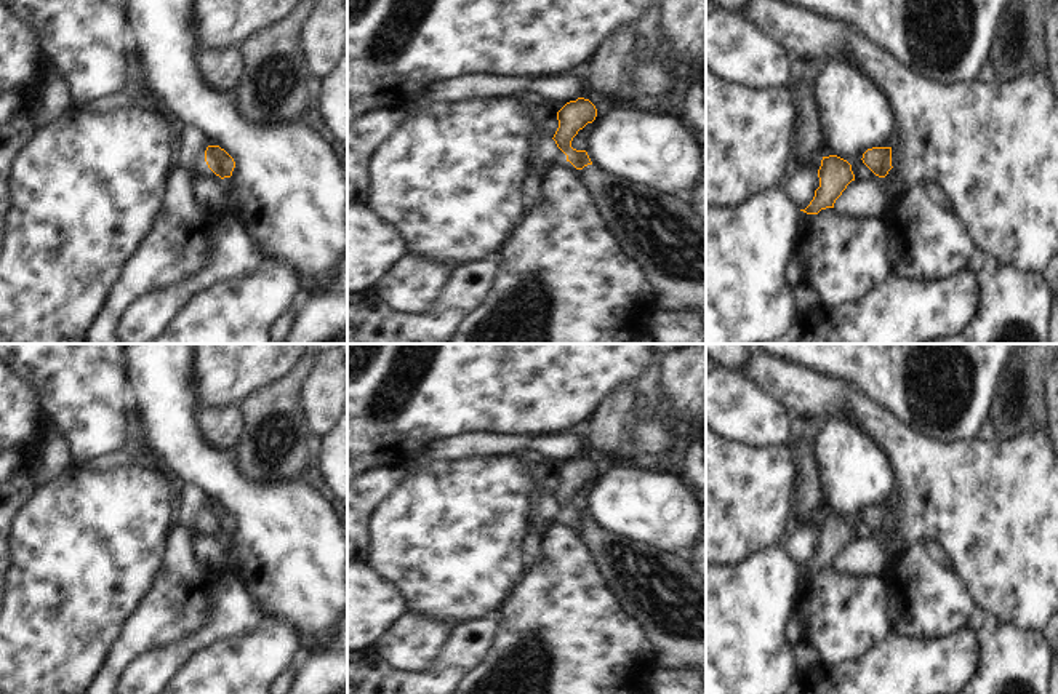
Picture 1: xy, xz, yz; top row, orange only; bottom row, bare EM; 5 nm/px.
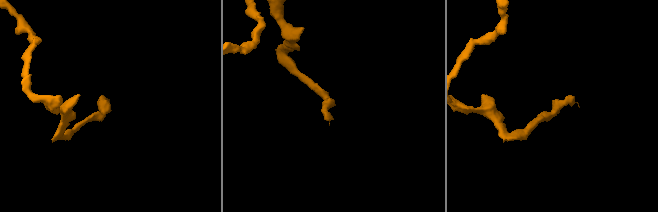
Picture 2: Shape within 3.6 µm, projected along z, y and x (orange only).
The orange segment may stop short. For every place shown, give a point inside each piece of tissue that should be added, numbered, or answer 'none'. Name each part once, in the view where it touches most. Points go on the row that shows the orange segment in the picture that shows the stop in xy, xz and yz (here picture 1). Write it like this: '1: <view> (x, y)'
1: xz (661, 232).

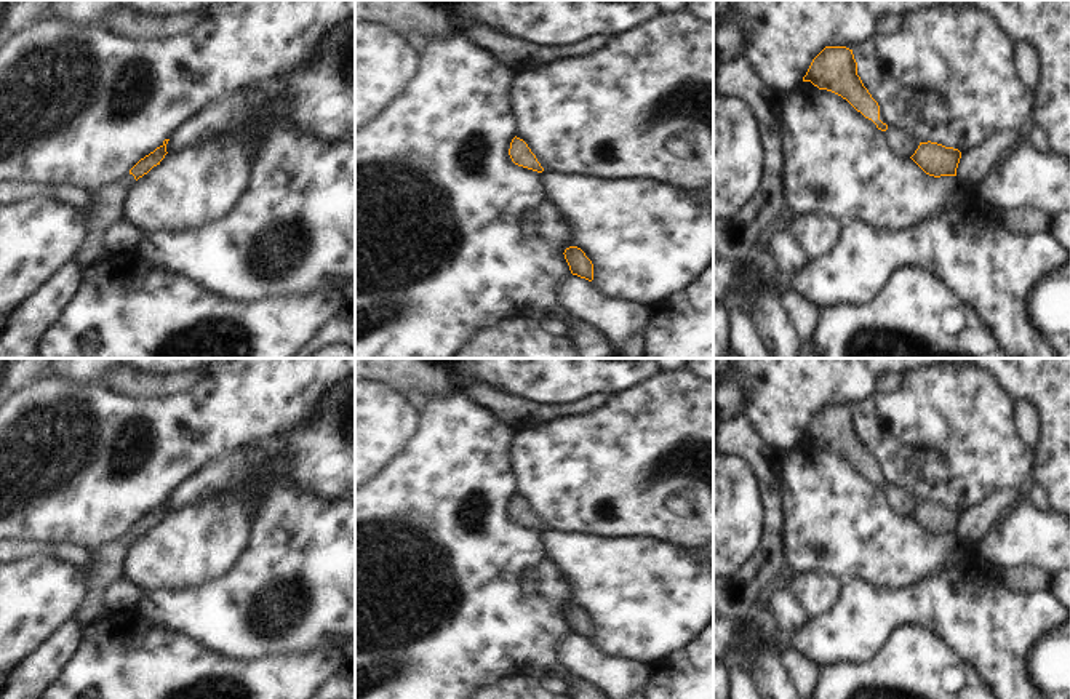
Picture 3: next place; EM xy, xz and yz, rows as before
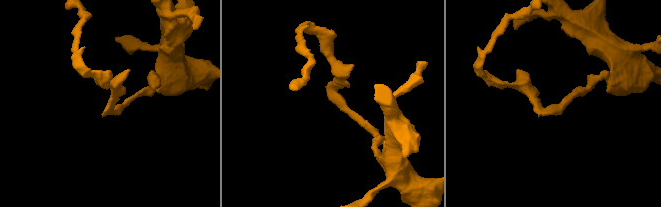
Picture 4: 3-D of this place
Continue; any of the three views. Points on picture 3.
1: xy (107, 205).

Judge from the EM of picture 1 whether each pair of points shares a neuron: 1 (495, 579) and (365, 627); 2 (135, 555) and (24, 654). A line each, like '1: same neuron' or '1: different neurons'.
1: different neurons
2: same neuron

